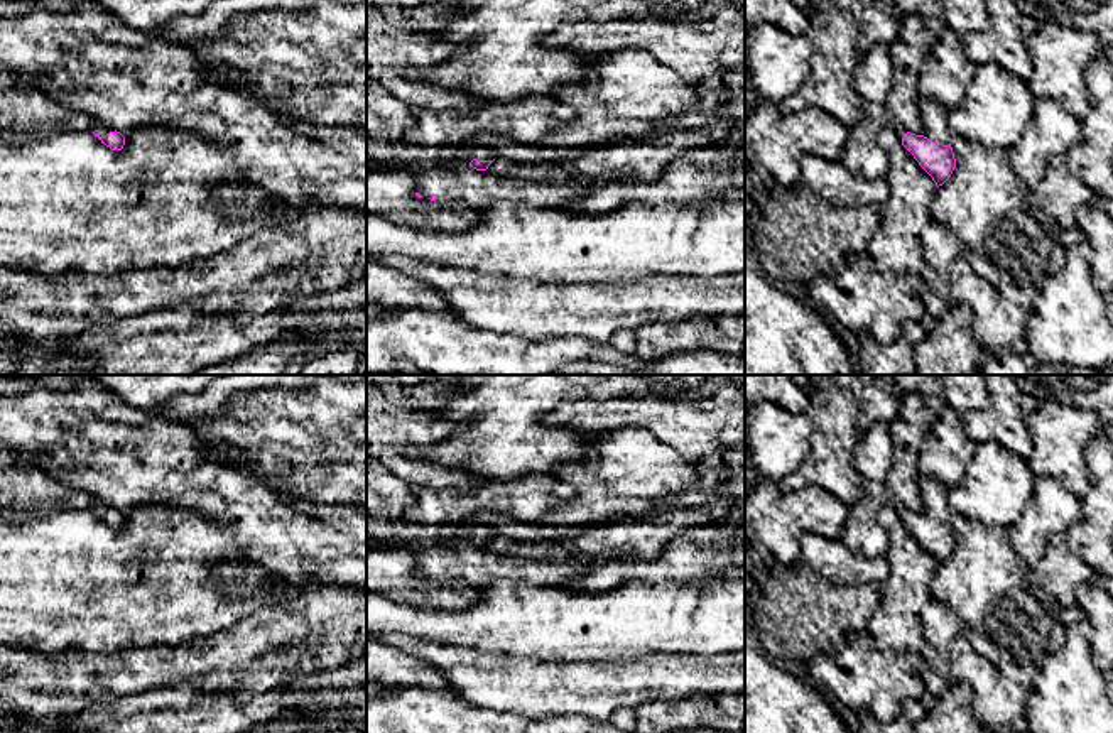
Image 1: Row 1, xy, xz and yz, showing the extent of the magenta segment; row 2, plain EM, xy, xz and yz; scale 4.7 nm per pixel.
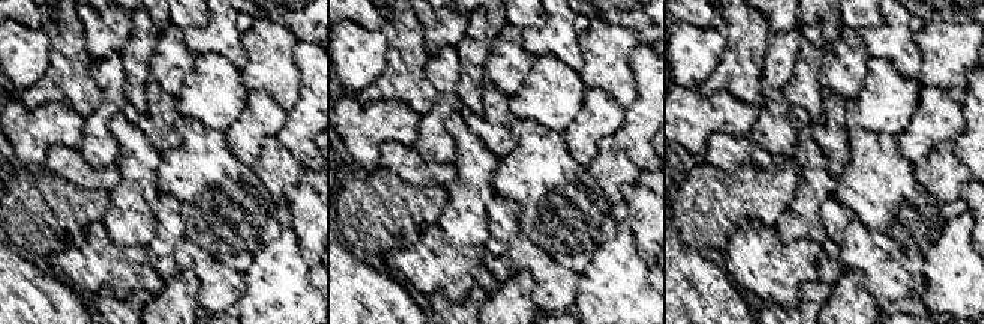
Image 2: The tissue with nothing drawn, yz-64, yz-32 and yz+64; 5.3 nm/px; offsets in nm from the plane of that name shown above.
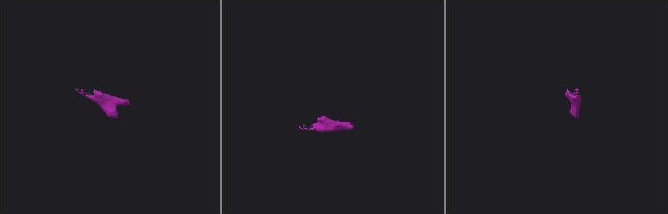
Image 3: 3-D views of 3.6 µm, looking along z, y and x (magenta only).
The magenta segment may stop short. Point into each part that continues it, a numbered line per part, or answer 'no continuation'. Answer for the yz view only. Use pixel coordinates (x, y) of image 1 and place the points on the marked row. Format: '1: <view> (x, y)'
1: yz (934, 117)

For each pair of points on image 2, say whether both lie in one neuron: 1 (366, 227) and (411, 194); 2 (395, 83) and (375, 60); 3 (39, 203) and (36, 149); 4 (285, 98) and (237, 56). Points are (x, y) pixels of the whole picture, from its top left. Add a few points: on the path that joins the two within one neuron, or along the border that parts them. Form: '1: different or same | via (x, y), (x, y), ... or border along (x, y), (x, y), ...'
1: same | via (366, 212), (387, 191), (396, 191)
2: different | border along (389, 45), (384, 69), (357, 93)
3: different | border along (15, 156), (33, 176), (38, 176), (45, 168)
4: different | border along (240, 33), (246, 59), (242, 71)

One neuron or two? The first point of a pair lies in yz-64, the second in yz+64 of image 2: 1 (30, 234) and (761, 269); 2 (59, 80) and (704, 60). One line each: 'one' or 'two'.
1: two
2: two

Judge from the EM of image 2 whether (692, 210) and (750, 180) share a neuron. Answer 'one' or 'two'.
one

